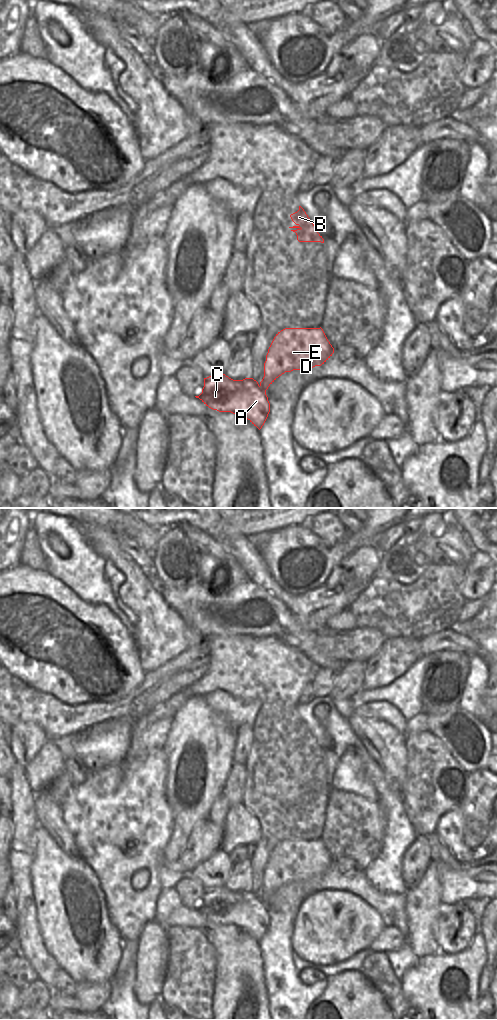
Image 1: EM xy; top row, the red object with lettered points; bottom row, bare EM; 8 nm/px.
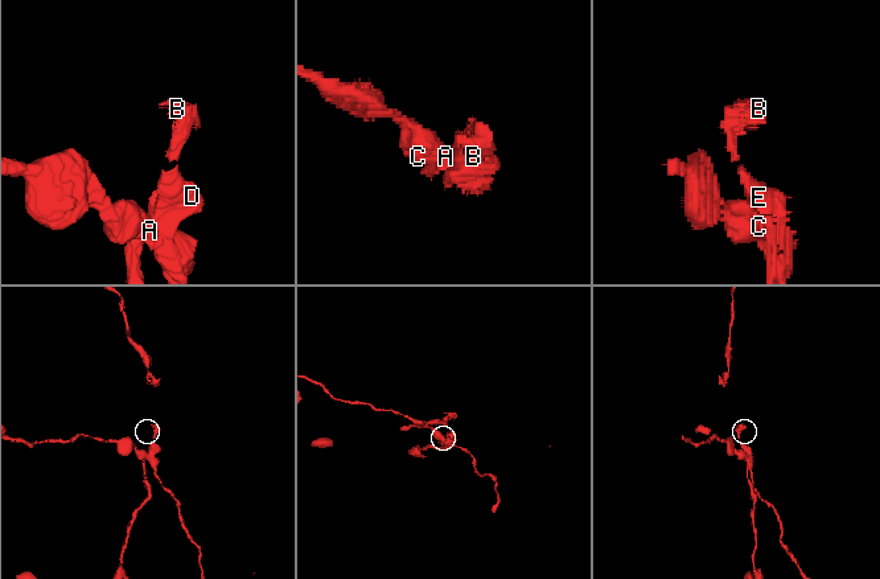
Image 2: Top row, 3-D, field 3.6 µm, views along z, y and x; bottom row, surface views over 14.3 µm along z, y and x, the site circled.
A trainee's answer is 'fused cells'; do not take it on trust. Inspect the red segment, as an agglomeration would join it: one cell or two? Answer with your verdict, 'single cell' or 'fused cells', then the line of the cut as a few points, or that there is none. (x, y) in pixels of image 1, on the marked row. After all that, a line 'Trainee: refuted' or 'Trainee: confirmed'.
fused cells; cut xy (268, 411), (251, 410), (238, 414)
Trainee: confirmed

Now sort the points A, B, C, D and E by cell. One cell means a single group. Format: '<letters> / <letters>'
A C / B D E

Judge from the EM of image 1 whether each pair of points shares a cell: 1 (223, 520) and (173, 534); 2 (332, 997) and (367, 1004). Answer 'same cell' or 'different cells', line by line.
1: different cells
2: same cell

